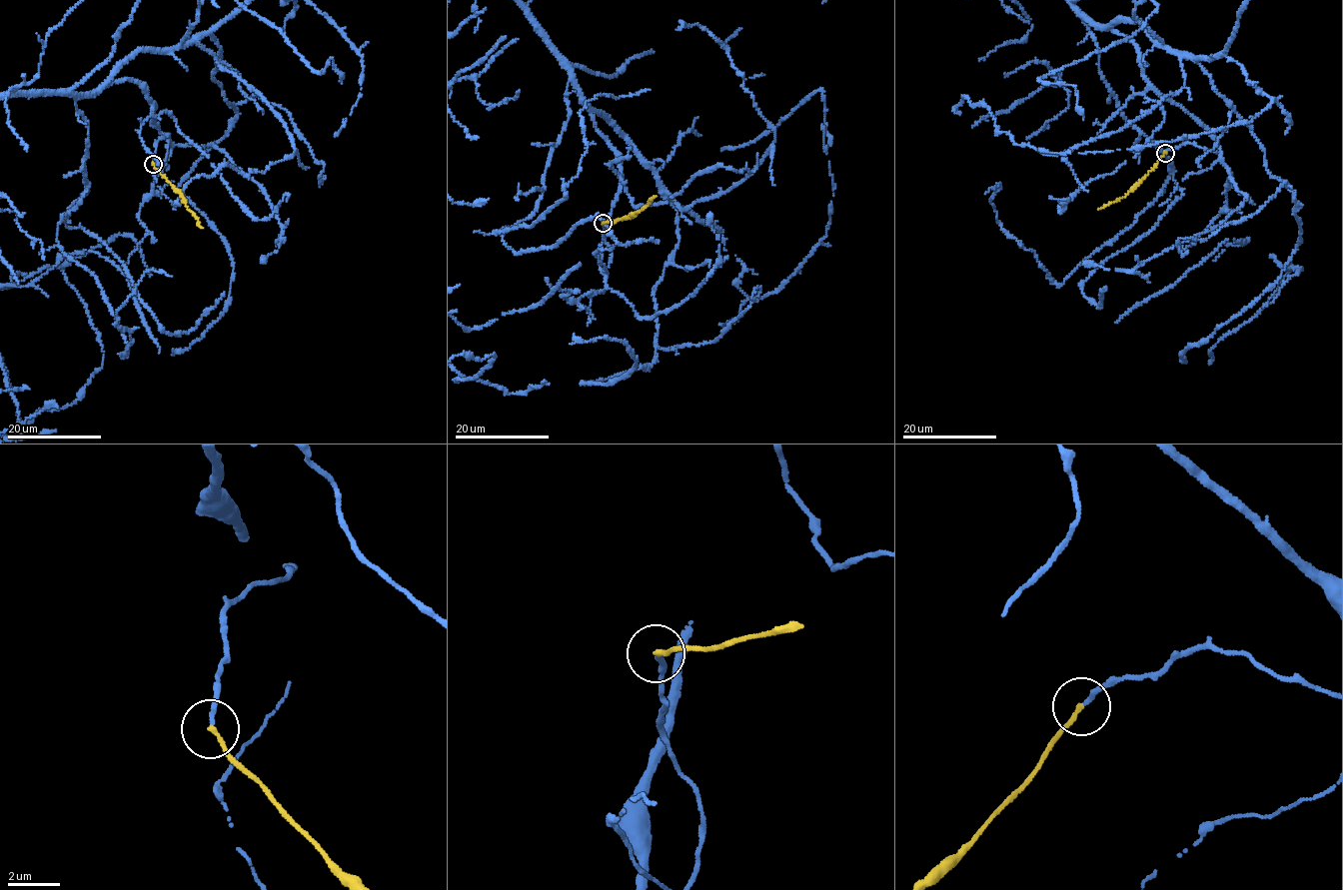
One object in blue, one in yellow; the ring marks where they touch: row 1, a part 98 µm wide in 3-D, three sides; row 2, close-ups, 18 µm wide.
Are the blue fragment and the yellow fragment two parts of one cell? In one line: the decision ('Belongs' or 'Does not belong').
Belongs

